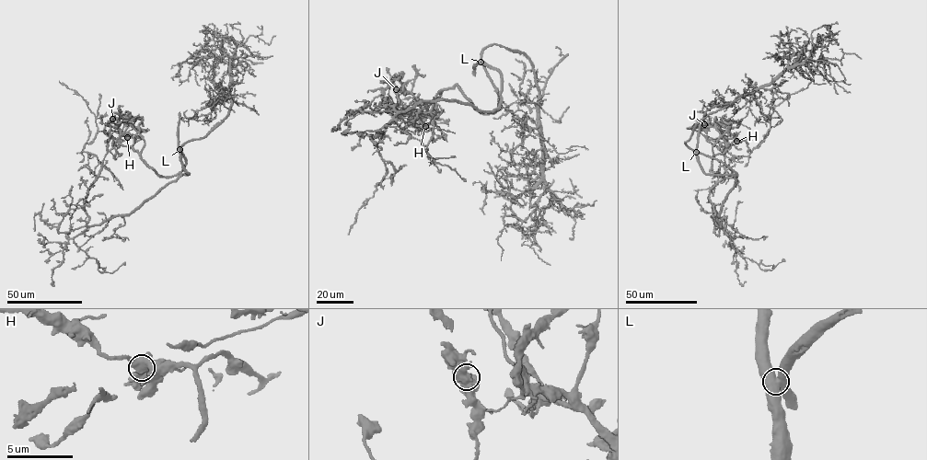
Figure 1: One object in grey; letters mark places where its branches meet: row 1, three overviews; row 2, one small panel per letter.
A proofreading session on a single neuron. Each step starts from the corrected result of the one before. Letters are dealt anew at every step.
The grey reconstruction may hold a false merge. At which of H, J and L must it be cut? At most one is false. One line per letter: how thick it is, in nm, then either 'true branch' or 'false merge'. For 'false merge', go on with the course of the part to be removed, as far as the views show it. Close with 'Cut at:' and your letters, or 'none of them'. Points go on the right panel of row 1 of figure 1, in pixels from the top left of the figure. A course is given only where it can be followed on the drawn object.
H: calibre 550 nm; true branch
J: calibre 650 nm; true branch
L: calibre 600 nm; false merge; course (696, 152), (706, 174), (735, 180), (720, 228), (710, 189), (731, 158), (758, 147), (775, 106), (807, 86)
Cut at: L

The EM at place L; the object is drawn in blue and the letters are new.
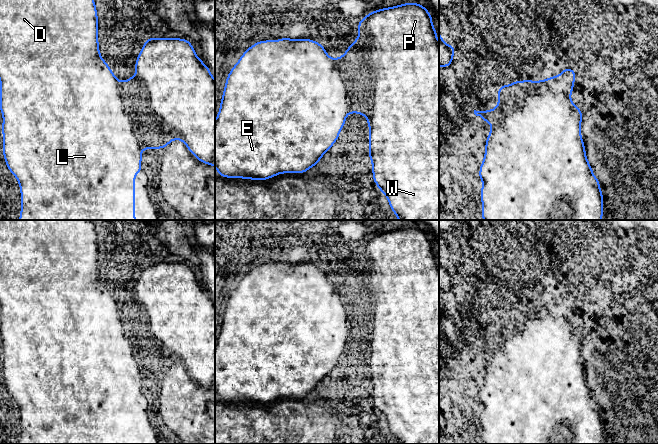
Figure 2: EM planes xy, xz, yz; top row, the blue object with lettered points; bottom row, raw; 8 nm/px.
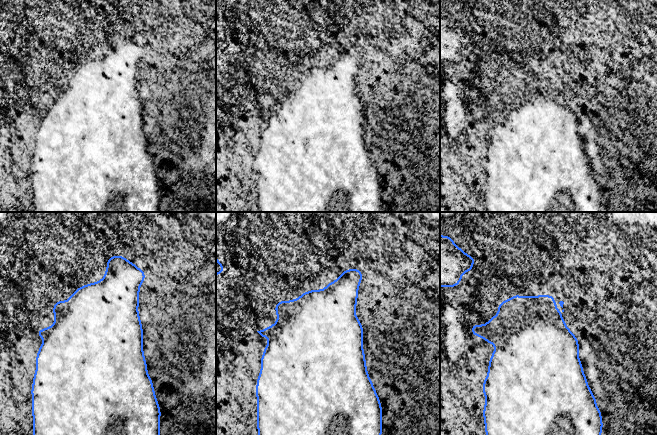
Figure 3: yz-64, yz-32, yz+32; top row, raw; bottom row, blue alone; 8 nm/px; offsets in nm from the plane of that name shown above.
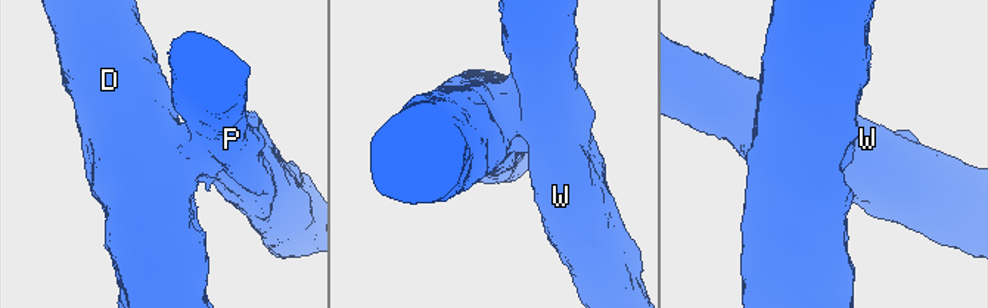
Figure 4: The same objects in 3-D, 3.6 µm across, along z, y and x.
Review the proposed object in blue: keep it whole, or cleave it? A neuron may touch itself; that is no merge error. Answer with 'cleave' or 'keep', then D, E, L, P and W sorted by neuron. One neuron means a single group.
cleave; groups D E L / P W

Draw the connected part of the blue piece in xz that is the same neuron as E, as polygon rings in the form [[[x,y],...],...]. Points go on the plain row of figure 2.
[[[281,262],[275,265],[260,265],[248,272],[236,289],[231,293],[226,303],[220,334],[215,344],[215,391],[217,398],[227,402],[244,402],[266,404],[281,397],[305,397],[320,386],[320,382],[331,372],[339,360],[338,339],[341,338],[342,348],[346,345],[345,333],[340,331],[340,315],[345,313],[345,307],[336,287],[330,282],[324,271],[310,263]]]

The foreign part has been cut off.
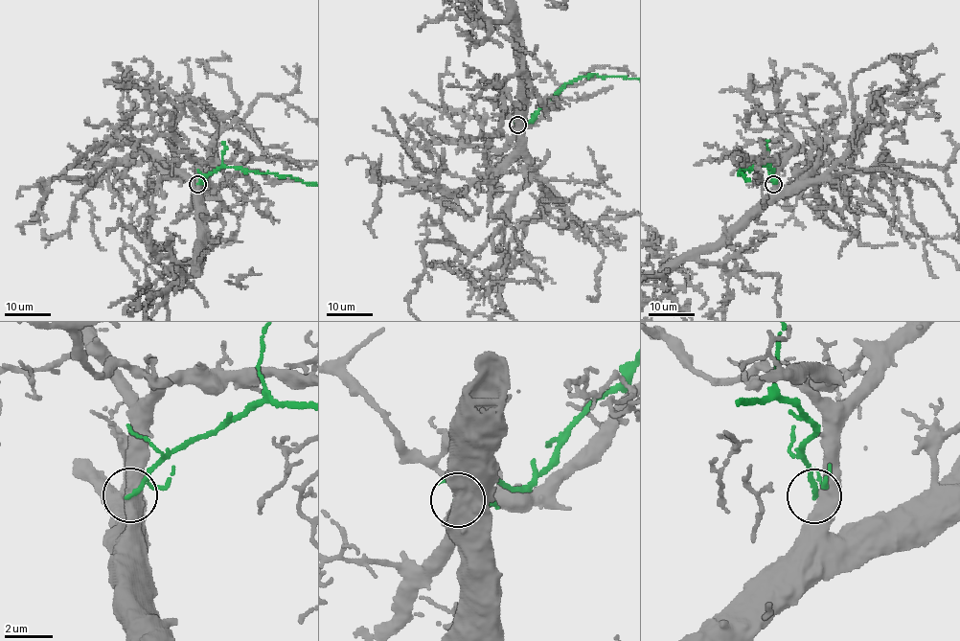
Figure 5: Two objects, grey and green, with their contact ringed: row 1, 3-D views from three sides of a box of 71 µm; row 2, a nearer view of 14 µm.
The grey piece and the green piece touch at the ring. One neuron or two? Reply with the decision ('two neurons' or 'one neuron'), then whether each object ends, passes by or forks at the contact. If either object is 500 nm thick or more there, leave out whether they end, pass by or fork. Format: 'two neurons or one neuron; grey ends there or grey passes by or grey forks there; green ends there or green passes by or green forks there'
two neurons

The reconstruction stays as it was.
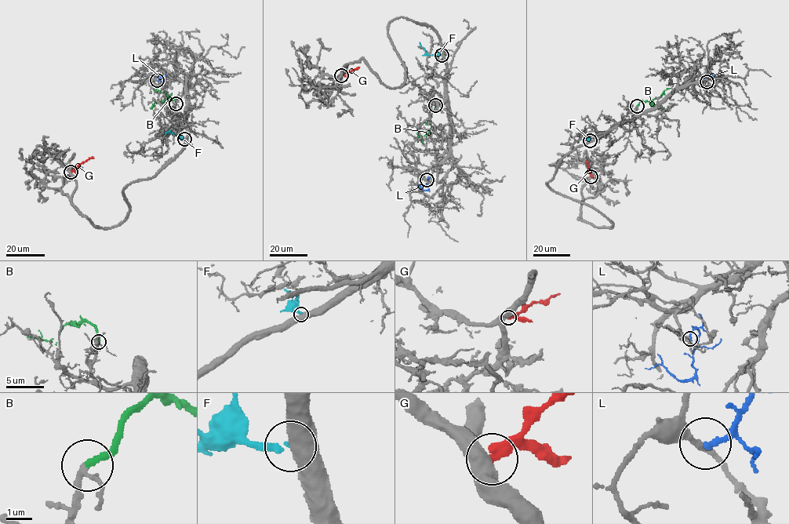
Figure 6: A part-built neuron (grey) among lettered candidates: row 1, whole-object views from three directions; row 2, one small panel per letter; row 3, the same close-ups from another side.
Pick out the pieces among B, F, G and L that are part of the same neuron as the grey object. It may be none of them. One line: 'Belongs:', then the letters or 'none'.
Belongs: B

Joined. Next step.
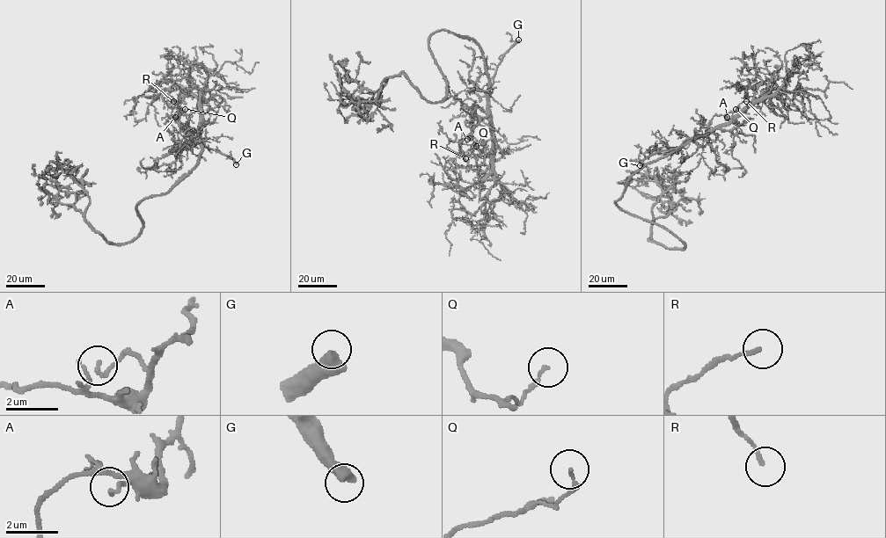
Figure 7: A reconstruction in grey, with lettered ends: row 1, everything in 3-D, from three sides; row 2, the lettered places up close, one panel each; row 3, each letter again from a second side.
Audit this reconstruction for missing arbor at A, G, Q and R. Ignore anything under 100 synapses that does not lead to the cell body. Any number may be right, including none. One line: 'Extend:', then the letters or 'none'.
Extend: G

